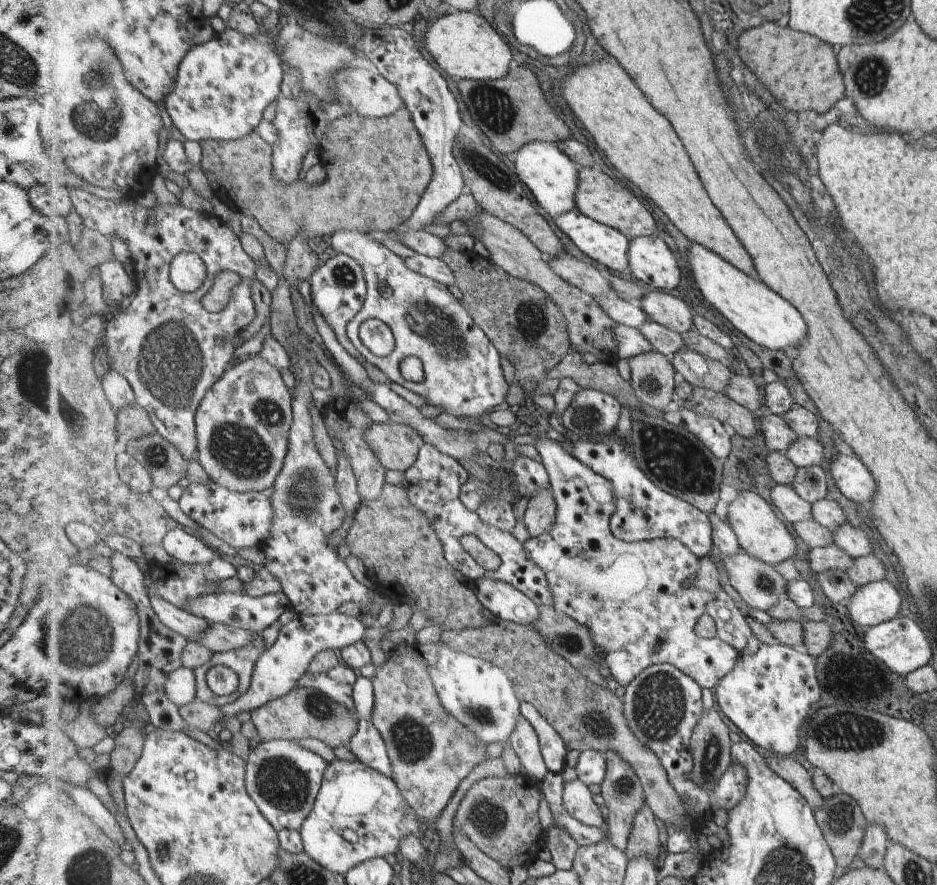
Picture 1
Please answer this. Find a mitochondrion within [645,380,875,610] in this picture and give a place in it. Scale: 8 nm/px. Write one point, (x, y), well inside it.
(762, 582)

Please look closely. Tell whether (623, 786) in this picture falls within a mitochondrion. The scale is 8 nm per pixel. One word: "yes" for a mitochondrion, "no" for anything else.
yes

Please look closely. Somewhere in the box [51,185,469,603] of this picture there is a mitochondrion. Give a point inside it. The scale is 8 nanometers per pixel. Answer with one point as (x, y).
(171, 364)

